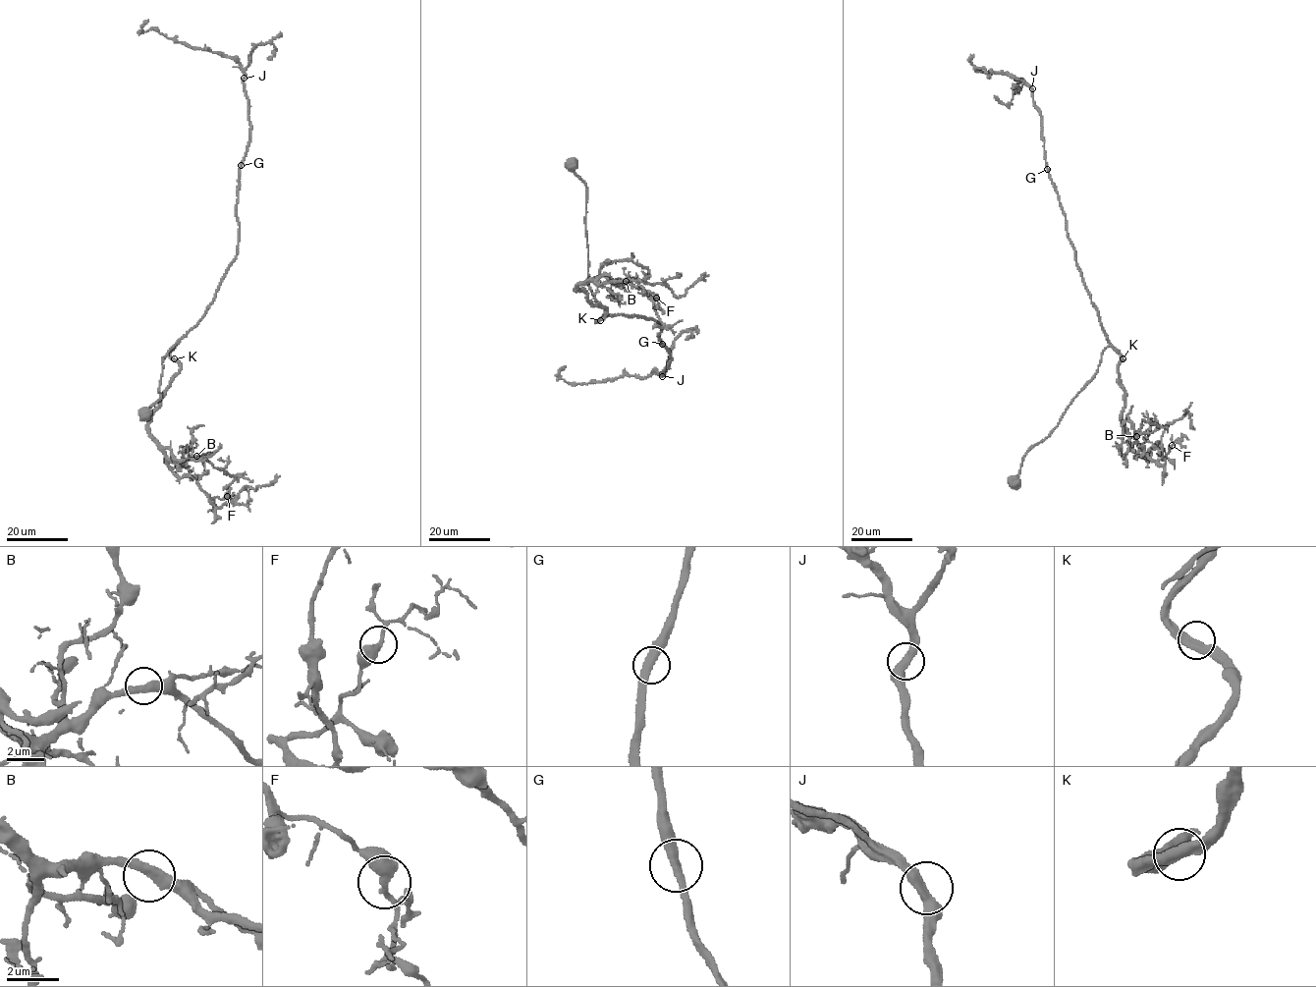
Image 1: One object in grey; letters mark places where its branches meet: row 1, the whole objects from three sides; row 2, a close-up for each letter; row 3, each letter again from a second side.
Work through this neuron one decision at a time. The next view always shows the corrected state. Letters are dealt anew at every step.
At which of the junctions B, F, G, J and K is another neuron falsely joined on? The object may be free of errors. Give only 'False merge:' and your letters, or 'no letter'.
False merge: no letter

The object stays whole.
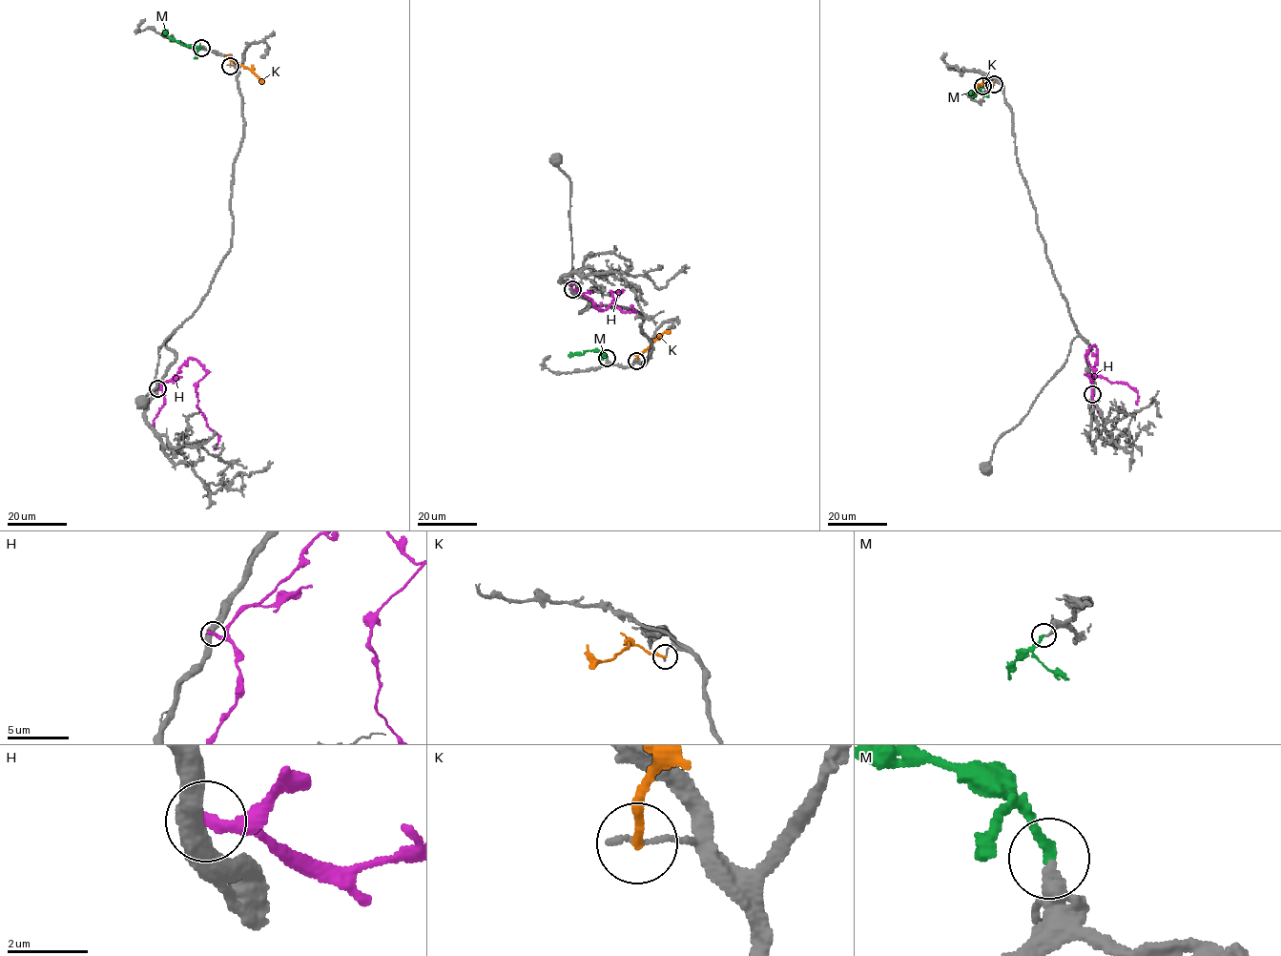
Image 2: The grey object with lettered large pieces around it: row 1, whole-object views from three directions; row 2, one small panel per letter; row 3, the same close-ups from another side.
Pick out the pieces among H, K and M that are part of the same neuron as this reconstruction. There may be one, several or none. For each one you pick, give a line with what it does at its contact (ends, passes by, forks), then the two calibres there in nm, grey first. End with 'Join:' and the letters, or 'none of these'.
M: it ends there; 300 nm thick on the grey side, 200 nm on the other
Join: M

